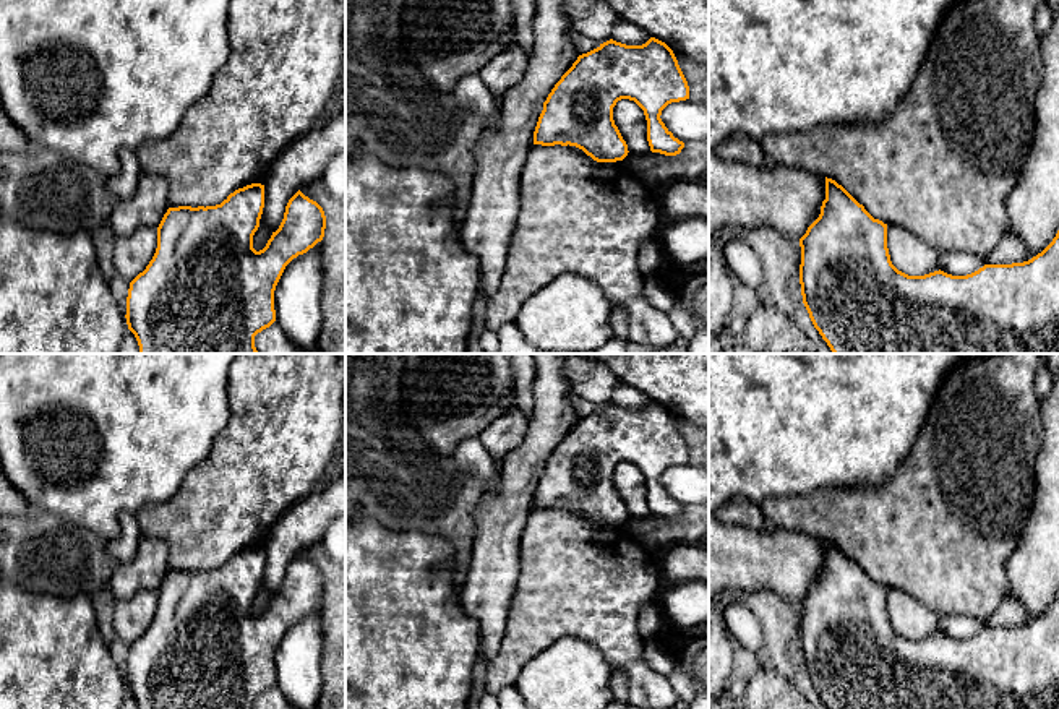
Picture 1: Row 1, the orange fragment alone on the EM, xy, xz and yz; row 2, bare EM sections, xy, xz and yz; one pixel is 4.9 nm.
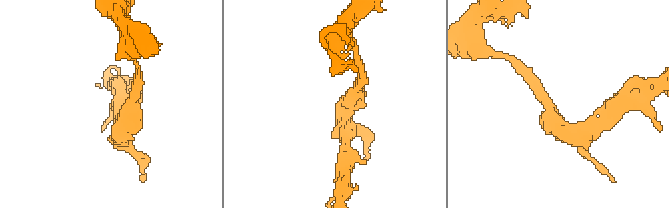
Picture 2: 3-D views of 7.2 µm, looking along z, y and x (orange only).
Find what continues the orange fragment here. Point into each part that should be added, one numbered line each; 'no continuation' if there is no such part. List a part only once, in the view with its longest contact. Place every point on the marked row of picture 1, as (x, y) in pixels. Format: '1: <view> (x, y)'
no continuation

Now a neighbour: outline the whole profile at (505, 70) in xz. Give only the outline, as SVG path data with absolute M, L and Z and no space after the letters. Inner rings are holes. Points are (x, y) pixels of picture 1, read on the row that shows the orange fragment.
M516 42L483 65L478 75L491 89L496 104L501 105L506 91L521 83L527 71L527 63L529 54Z

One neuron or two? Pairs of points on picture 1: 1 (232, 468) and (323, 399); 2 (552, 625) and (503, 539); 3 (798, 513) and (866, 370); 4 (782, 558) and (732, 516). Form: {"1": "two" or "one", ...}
{"1": "one", "2": "two", "3": "two", "4": "two"}

